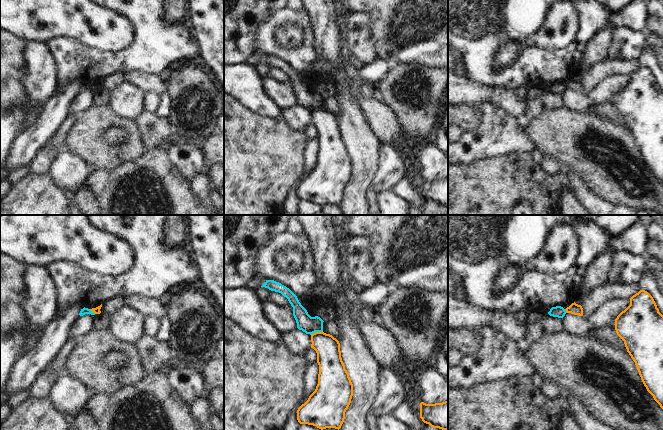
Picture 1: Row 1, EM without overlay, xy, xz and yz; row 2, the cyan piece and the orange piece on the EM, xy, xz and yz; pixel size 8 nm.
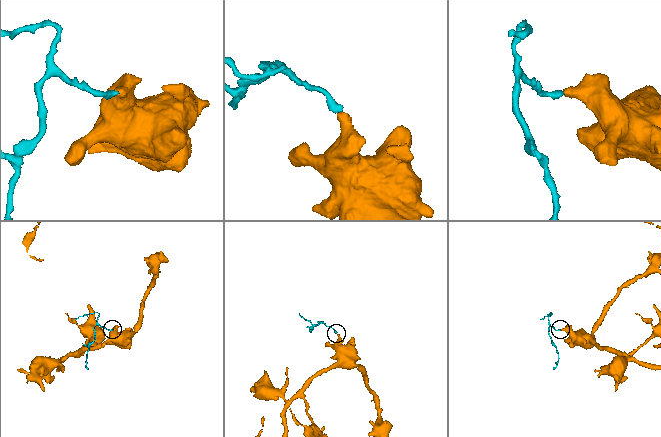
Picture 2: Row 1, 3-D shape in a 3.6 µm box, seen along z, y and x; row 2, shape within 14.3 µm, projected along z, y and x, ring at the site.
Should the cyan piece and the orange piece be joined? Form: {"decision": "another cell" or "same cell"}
{"decision": "another cell"}

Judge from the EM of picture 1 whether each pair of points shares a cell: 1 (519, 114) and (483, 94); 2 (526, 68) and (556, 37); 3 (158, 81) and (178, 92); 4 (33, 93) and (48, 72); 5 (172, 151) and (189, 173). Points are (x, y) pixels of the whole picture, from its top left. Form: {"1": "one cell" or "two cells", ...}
{"1": "one cell", "2": "two cells", "3": "two cells", "4": "one cell", "5": "one cell"}

